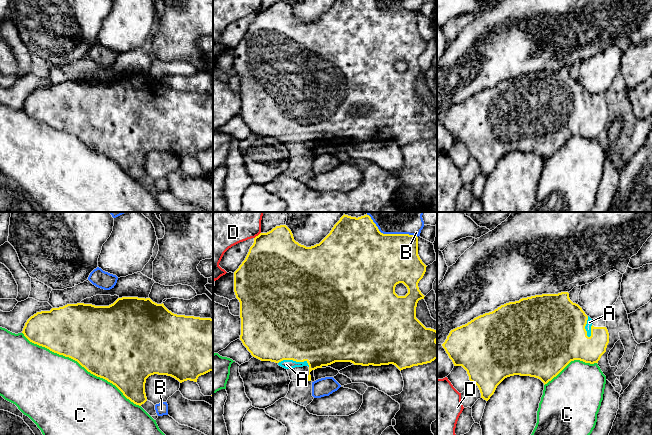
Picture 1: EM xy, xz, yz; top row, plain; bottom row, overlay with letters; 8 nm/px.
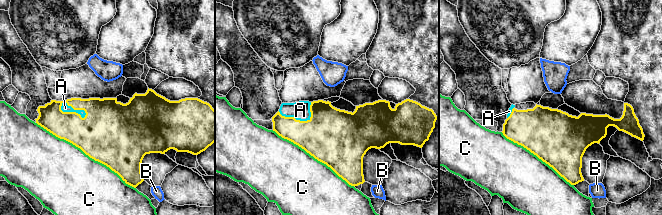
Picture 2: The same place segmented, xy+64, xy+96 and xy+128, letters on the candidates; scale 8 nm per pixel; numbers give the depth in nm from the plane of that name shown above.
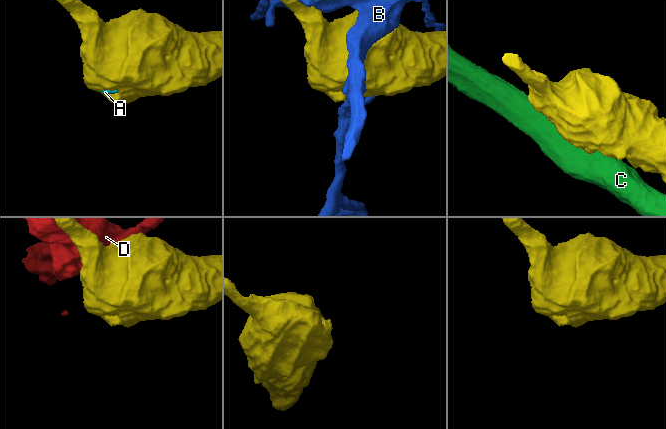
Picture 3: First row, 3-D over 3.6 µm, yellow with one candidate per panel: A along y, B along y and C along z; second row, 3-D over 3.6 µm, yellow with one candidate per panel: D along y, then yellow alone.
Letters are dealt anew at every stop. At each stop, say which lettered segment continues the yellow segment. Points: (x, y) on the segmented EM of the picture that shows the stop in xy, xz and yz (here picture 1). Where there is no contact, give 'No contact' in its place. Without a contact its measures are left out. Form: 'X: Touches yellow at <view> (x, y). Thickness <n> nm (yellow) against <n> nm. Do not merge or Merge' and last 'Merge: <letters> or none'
A: Touches yellow at xz (294, 360). Thickness 500 nm (yellow) against 70 nm. Merge
B: Touches yellow at xz (390, 234). Thickness 480 nm (yellow) against 360 nm. Do not merge
C: Touches yellow at xy (81, 365). Thickness 500 nm (yellow) against 500 nm. Do not merge
D: Touches yellow at xz (258, 235). Thickness 460 nm (yellow) against 440 nm. Do not merge
Merge: A

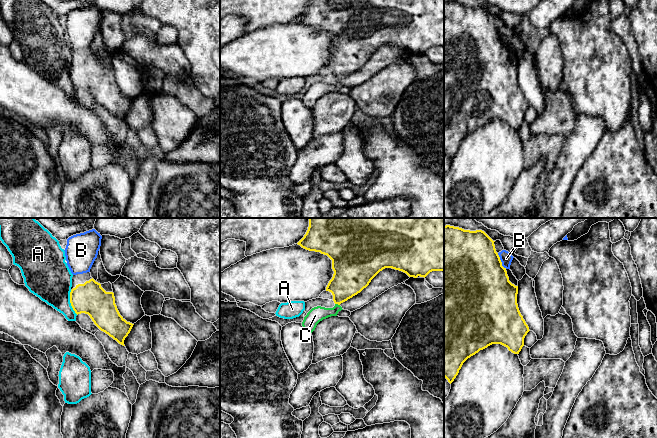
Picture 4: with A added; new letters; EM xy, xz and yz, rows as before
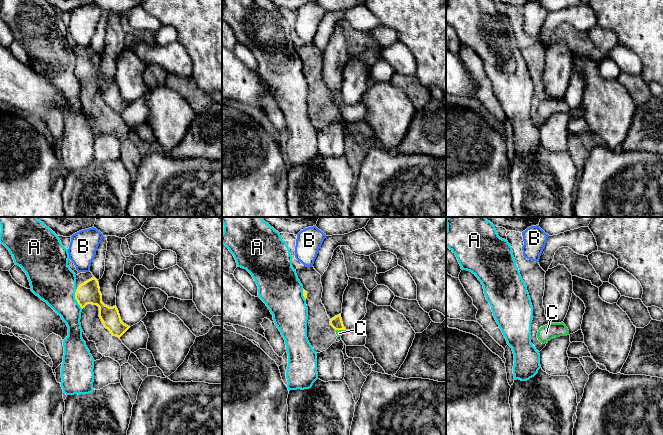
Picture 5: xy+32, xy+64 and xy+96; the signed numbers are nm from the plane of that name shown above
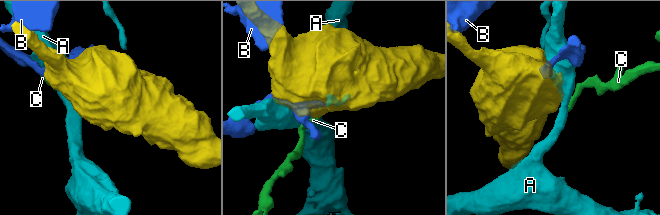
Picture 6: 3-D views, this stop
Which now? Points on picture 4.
A: Touches yellow at xy (70, 302). Thickness 260 nm (yellow) against 340 nm. Do not merge
B: Touches yellow at yz (500, 261). Thickness 500 nm (yellow) against 100 nm. Do not merge
C: Touches yellow at xz (337, 303). Thickness 280 nm (yellow) against 120 nm. Do not merge
Merge: none

